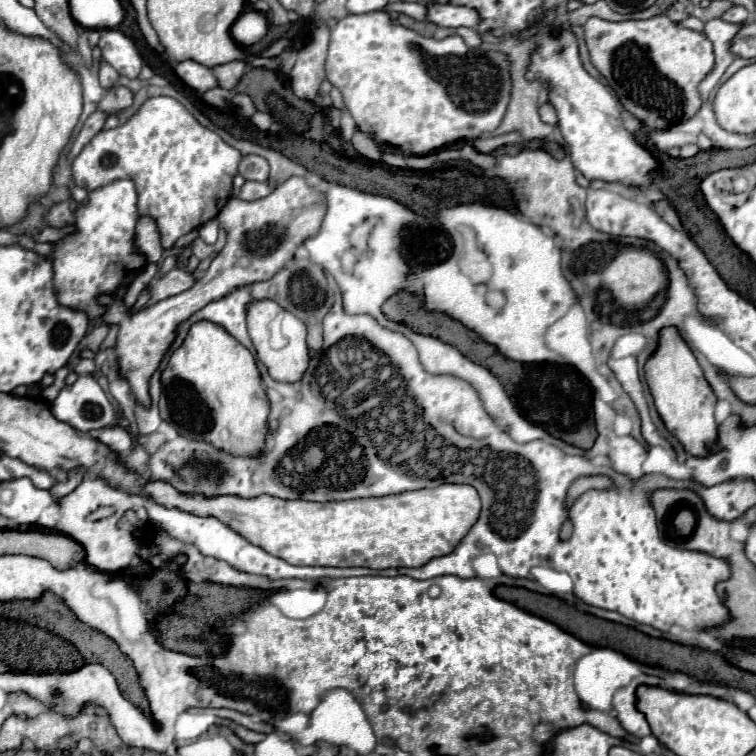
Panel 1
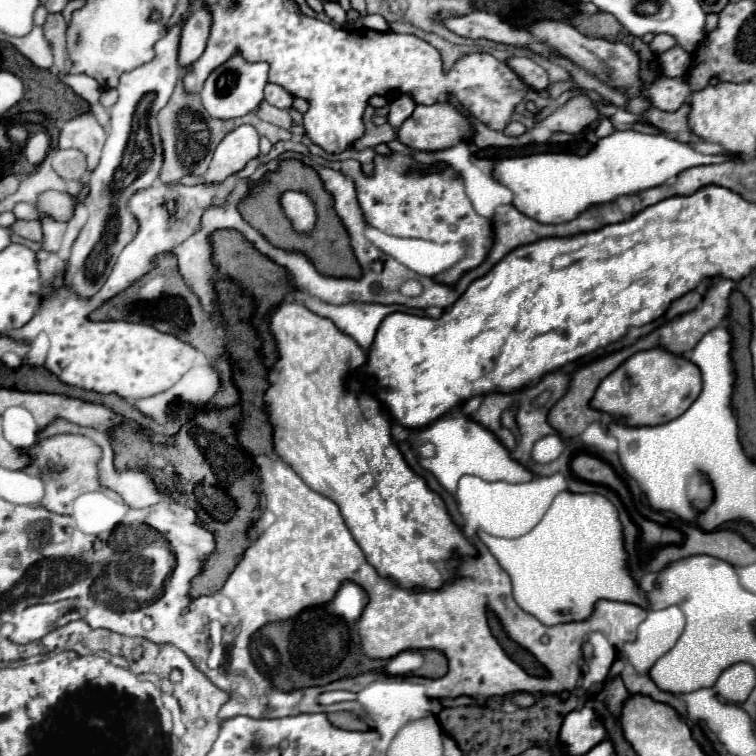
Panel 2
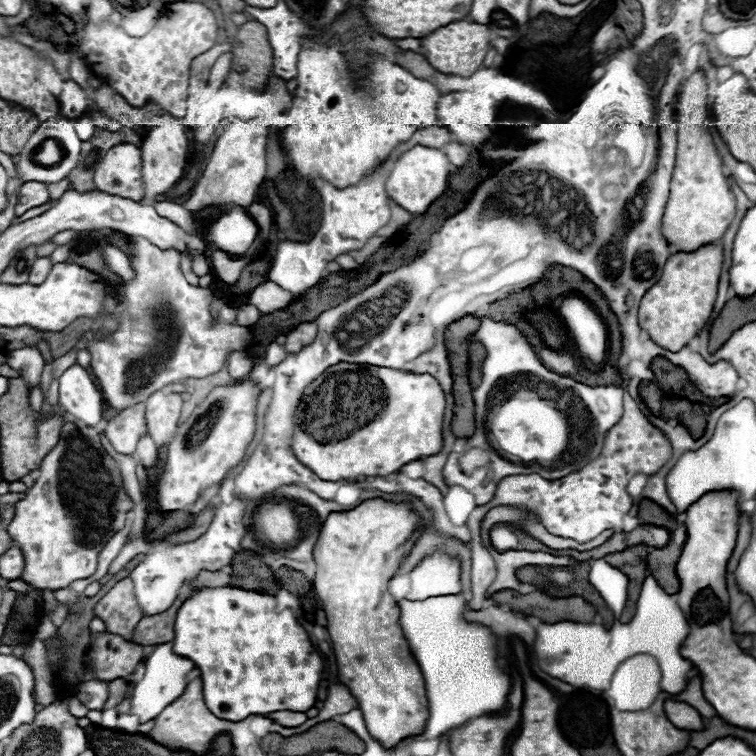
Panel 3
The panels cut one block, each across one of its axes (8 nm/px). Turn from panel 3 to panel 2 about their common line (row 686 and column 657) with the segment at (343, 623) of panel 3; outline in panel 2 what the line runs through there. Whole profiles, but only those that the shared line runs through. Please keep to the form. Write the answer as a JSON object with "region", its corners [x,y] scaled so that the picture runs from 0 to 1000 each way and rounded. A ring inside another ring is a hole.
{"region":[[[862,460],[833,471],[823,484],[804,495],[794,505],[780,537],[823,553],[828,563],[870,563],[905,548],[923,526],[926,516],[926,489],[913,476],[886,468],[876,460]]]}

